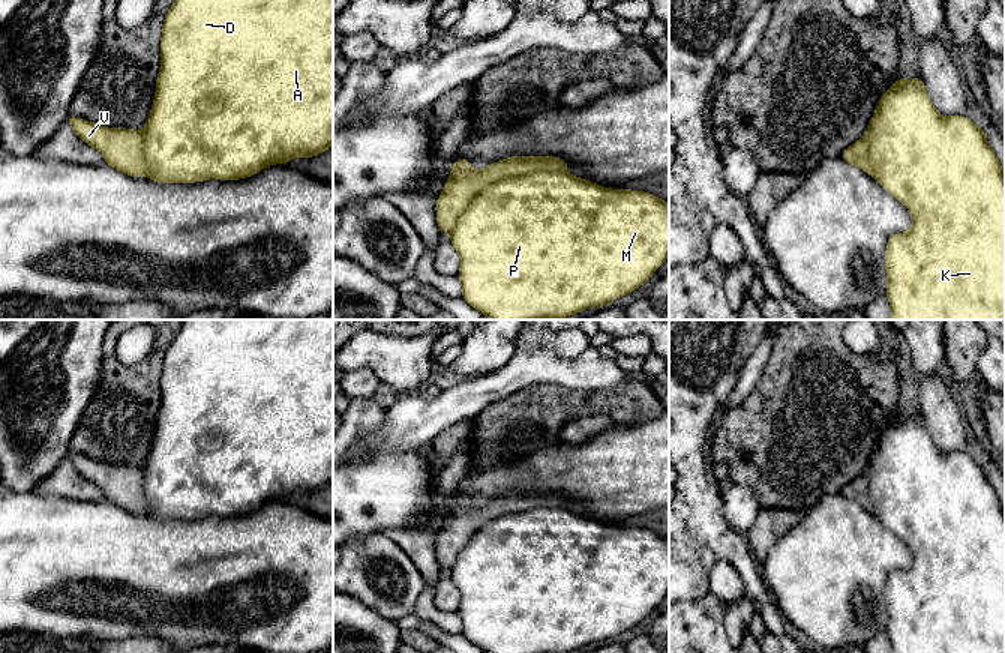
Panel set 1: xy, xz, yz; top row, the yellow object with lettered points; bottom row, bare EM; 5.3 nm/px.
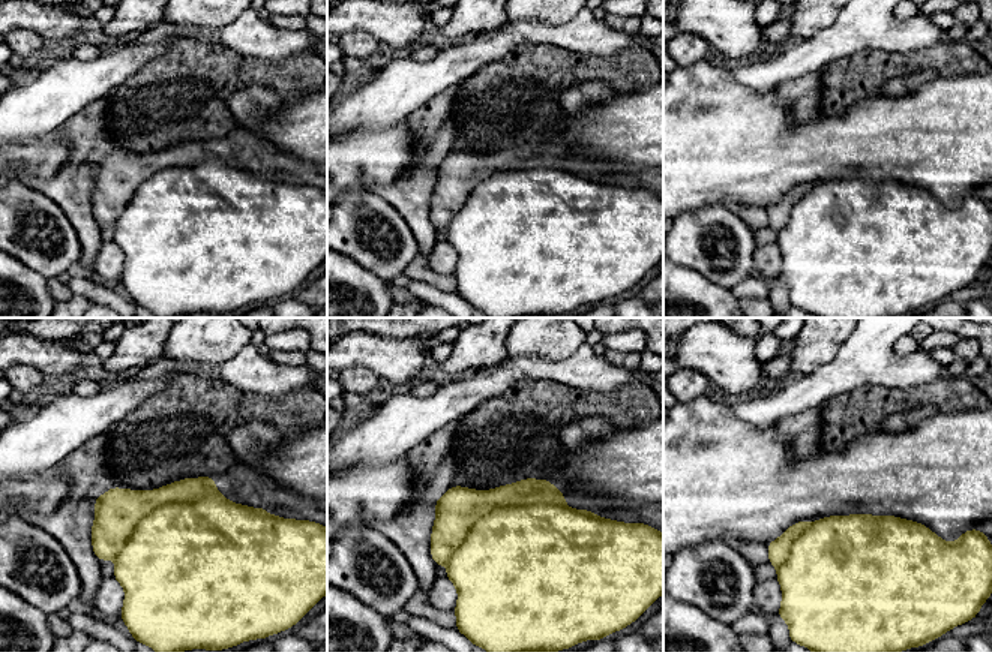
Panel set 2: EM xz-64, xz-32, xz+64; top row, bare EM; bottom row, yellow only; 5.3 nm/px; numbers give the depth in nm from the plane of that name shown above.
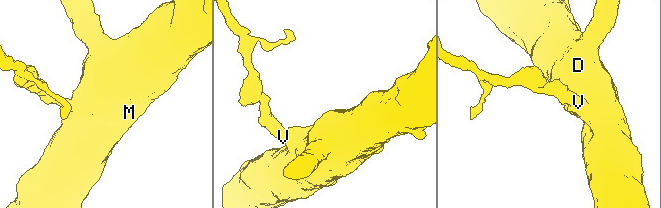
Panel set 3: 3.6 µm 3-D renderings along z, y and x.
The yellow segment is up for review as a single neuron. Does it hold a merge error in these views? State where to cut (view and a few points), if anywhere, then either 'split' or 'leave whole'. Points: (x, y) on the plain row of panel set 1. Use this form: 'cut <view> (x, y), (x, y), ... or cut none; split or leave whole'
cut xz (564, 506), (536, 506), (489, 518), (462, 548), (450, 569); split

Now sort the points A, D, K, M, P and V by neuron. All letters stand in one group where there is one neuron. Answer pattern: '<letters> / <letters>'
A D K M P / V

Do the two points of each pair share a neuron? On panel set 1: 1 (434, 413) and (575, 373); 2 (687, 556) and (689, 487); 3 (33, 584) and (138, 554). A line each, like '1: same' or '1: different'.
1: same
2: same
3: same

